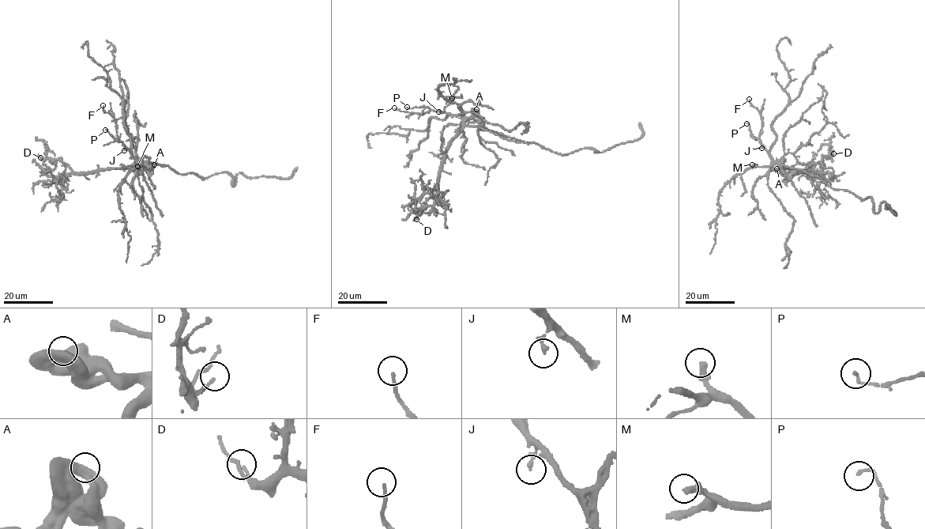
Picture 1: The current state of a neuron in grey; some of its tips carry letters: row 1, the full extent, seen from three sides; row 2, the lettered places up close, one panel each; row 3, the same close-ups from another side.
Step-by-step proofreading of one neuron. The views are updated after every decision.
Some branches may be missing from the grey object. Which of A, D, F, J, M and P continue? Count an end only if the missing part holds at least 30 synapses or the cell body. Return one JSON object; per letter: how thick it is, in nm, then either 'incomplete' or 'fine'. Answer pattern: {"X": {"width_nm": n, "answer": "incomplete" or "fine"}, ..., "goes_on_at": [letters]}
{"A": {"width_nm": 460, "answer": "fine"}, "D": {"width_nm": 120, "answer": "fine"}, "F": {"width_nm": 150, "answer": "fine"}, "J": {"width_nm": 200, "answer": "fine"}, "M": {"width_nm": 320, "answer": "incomplete"}, "P": {"width_nm": 140, "answer": "fine"}, "goes_on_at": ["M"]}

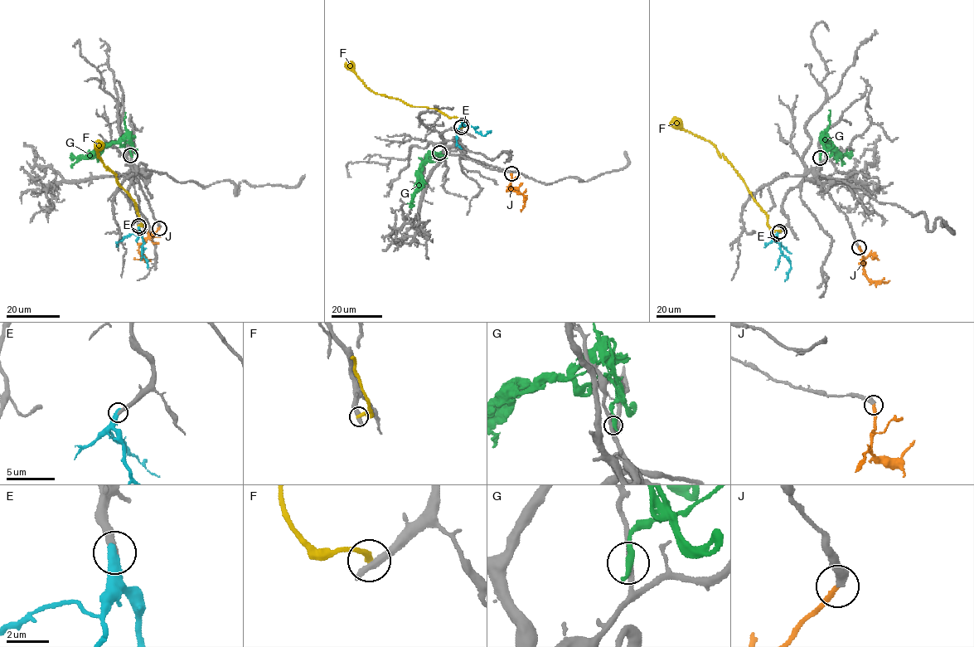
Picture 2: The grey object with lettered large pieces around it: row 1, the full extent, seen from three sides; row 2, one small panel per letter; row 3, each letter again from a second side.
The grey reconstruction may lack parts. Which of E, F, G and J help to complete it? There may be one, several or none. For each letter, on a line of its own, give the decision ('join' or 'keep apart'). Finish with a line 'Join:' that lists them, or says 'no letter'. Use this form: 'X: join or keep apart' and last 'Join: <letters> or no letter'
E: join
F: keep apart
G: keep apart
J: keep apart
Join: E

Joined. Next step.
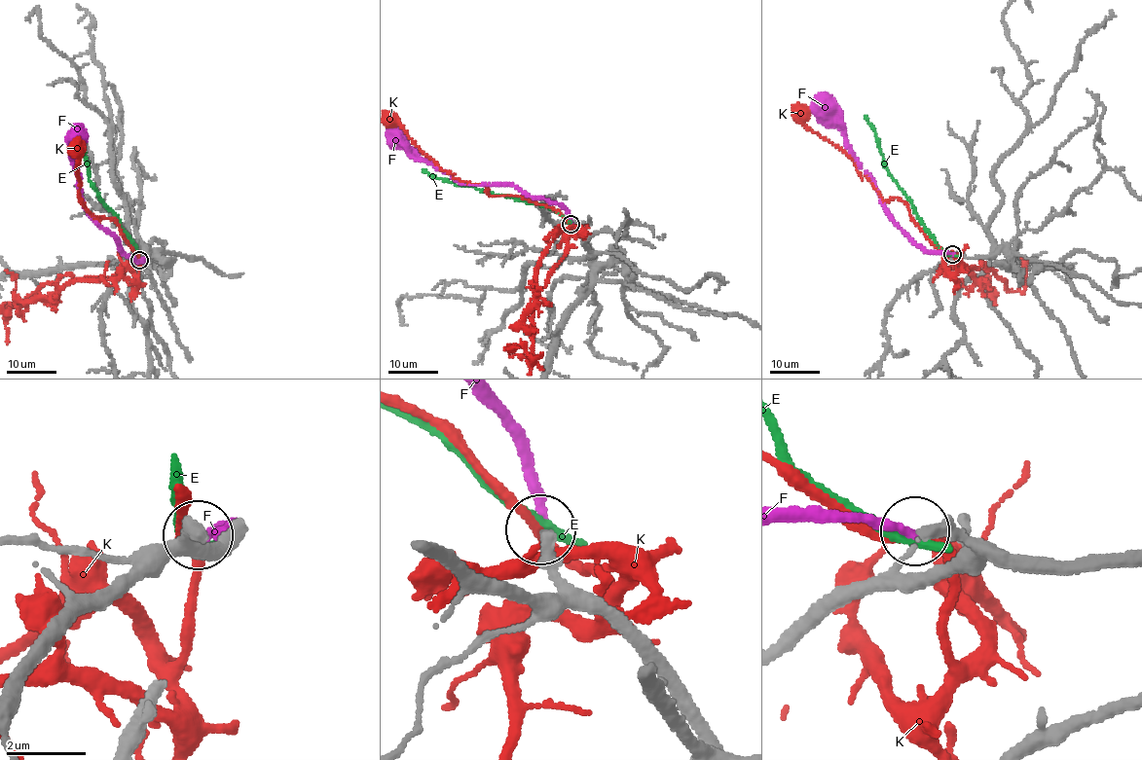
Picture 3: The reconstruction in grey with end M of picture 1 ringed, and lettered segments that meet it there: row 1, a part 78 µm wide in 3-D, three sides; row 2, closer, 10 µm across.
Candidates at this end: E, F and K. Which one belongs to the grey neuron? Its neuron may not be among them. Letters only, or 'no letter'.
F

